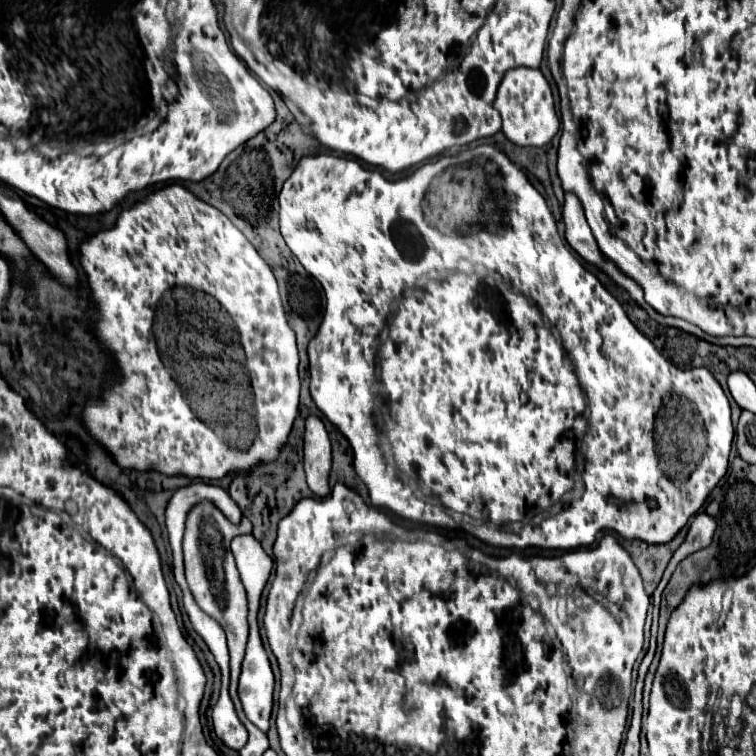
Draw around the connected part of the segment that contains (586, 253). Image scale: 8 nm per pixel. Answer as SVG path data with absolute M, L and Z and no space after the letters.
M565 195L565 205L563 205L563 219L565 219L565 239L567 243L589 263L595 263L599 269L603 269L619 287L627 289L631 293L631 299L637 301L645 311L653 311L653 307L649 307L645 303L643 291L639 287L639 283L633 283L633 279L625 277L623 271L619 271L619 267L615 263L609 263L609 259L605 259L605 255L601 255L601 249L597 247L597 241L593 239L593 233L589 231L589 223L585 223L585 215L581 211L581 203L577 203L575 195Z

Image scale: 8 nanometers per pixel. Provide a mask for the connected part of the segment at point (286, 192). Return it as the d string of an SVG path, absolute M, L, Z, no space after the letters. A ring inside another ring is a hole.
M479 145L479 147L475 147L475 151L471 151L471 149L469 149L469 151L463 151L463 153L459 153L459 155L445 155L445 157L441 157L441 159L439 159L439 161L437 161L437 163L427 163L427 165L423 165L423 167L419 167L419 169L417 169L417 171L415 171L415 173L413 173L413 175L411 175L411 177L407 177L407 179L397 179L397 181L389 181L389 179L385 179L385 177L383 177L383 175L381 175L381 171L375 171L375 169L365 169L365 167L363 167L363 165L359 165L359 161L355 161L355 159L341 159L341 157L335 157L335 155L317 155L317 157L303 157L303 159L301 159L301 161L299 161L299 165L297 165L297 167L295 167L295 171L293 171L293 173L291 173L291 177L289 177L289 179L287 179L287 181L285 181L285 185L283 185L283 189L281 189L281 195L279 195L279 205L281 205L281 211L279 211L279 217L281 217L281 235L283 235L283 239L285 239L285 243L287 243L287 245L289 245L289 249L291 249L291 251L293 251L293 253L295 253L295 255L297 255L297 259L299 259L299 261L301 261L301 265L303 265L303 267L305 267L305 269L307 269L307 273L309 273L309 275L311 275L311 277L315 277L315 279L317 279L317 281L319 281L319 283L321 283L321 285L323 285L323 289L325 289L325 297L327 297L327 307L325 307L325 317L323 317L323 323L321 323L321 327L319 327L319 331L317 331L317 335L315 335L315 337L313 337L313 339L311 339L311 341L309 341L309 373L311 373L311 397L313 397L313 401L315 401L315 405L317 405L317 407L319 407L319 409L321 409L321 411L323 411L323 413L325 413L325 415L327 415L327 419L329 419L329 421L331 421L331 423L333 423L333 425L335 425L335 427L337 427L337 429L339 429L339 431L341 431L341 433L343 433L343 435L345 435L345 437L347 437L347 439L349 439L349 443L351 443L351 447L353 447L353 453L355 453L355 461L353 461L353 463L355 463L355 471L357 471L357 475L359 475L359 477L361 477L361 479L363 479L363 481L365 481L365 485L367 485L367 489L369 489L369 497L371 497L371 501L373 501L373 505L375 505L375 507L387 507L387 509L391 509L391 511L393 511L393 513L397 513L397 515L401 515L401 517L405 517L405 519L409 519L409 521L413 521L413 523L427 523L427 525L437 525L437 527L445 527L445 529L459 529L459 527L463 527L463 521L461 521L461 523L459 523L459 521L455 521L455 519L453 519L453 517L451 517L451 515L449 515L449 513L447 513L447 509L449 509L449 511L453 511L453 513L463 513L463 515L471 515L471 517L473 517L473 519L477 519L477 521L483 521L483 523L477 523L477 521L471 521L471 523L473 523L473 525L471 525L471 523L469 523L469 527L471 527L471 529L475 529L475 537L479 537L479 539L481 539L481 537L483 537L483 539L481 539L481 541L485 541L485 543L489 543L489 545L497 545L497 547L517 547L517 549L525 549L525 547L543 547L543 549L577 549L577 547L587 547L587 545L591 545L591 543L593 543L593 541L595 541L595 535L597 535L597 533L599 533L599 531L601 531L601 529L615 529L615 531L617 531L617 533L619 533L619 535L623 535L623 537L625 537L625 539L643 539L643 541L647 541L647 543L667 543L667 541L671 541L671 539L673 539L673 537L675 537L675 535L677 535L677 531L679 531L679 529L681 529L681 527L685 527L685 525L687 525L687 521L689 521L689 517L691 517L691 515L695 515L695 513L697 513L697 511L699 511L699 507L701 507L701 505L703 505L703 501L705 501L705 499L707 499L707 495L709 495L709 493L711 493L711 489L713 489L713 487L715 487L715 485L717 485L717 481L719 481L719 479L721 479L721 477L723 477L723 475L725 475L725 471L727 471L727 459L729 459L729 453L731 453L731 445L733 445L733 437L735 437L735 429L733 429L733 423L731 423L731 405L729 405L729 399L727 399L727 395L725 395L725 391L723 391L723 387L721 387L721 385L719 385L719 381L717 381L717 379L715 379L715 375L713 375L713 373L711 373L711 371L709 371L709 369L705 369L705 367L701 367L701 369L689 369L689 371L681 371L681 369L679 369L679 367L675 367L675 365L673 365L673 363L671 363L671 361L667 361L667 359L665 359L665 357L663 357L663 355L661 355L661 353L659 353L659 351L657 351L657 349L655 349L655 345L653 345L653 343L651 343L651 341L649 341L649 339L647 339L647 337L645 337L645 335L643 335L643 333L641 333L641 331L639 331L639 329L637 329L637 327L635 327L635 325L633 325L633 323L631 323L631 321L629 321L629 317L627 317L627 313L625 313L625 311L623 311L623 307L621 307L621 303L619 303L619 301L617 301L617 299L615 299L615 297L613 297L613 295L611 295L611 293L609 293L609 291L607 291L607 289L605 289L605 287L603 287L603 285L601 285L601 281L599 281L599 279L597 279L597 277L595 277L595 275L593 275L593 273L589 273L589 271L587 271L587 269L585 269L585 267L583 267L583 265L581 265L581 261L579 261L579 259L577 259L577 257L575 257L575 255L573 255L573 251L571 251L571 249L567 249L567 247L565 247L565 242L564 242L564 240L563 240L563 239L562 239L562 238L561 238L561 236L560 236L560 235L559 235L559 233L558 233L558 229L557 229L557 227L555 227L555 219L553 219L553 215L551 215L551 211L549 211L549 207L547 207L547 201L545 201L545 197L543 197L543 195L541 195L541 193L539 193L539 191L537 191L537 189L535 189L535 187L533 187L533 185L531 185L531 181L529 181L529 177L527 177L527 175L525 175L525 173L523 173L523 169L521 169L521 167L517 167L517 165L513 165L513 163L511 163L511 161L509 161L509 159L507 159L507 157L505 157L505 153L501 153L501 151L499 151L499 149L495 149L495 147L491 147L491 145ZM475 159L485 159L485 161L493 161L493 163L495 163L495 165L497 165L497 167L499 167L499 171L501 171L501 173L503 173L503 177L505 177L505 193L507 193L507 207L505 207L505 211L503 211L503 217L501 217L501 225L499 225L499 231L490 231L490 230L489 230L489 229L488 229L488 228L484 228L484 229L482 229L482 233L471 233L471 235L465 235L465 234L463 234L463 235L462 235L462 234L459 234L459 233L451 233L451 235L445 235L445 233L441 233L441 231L439 231L439 229L435 229L435 227L431 227L431 225L429 225L429 223L427 223L427 221L425 221L425 215L423 215L423 201L425 201L425 195L427 195L427 191L429 191L429 187L431 187L431 181L433 181L433 179L435 179L435 177L439 177L439 175L441 175L441 173L443 173L443 171L445 171L445 169L447 169L447 167L457 167L457 165L461 165L461 163L469 163L469 161L475 161ZM490 271L497 271L497 272L496 272L496 274L499 274L499 275L501 275L501 277L503 277L503 279L509 279L509 283L511 283L511 285L513 285L513 287L517 287L517 291L515 291L515 289L513 289L513 287L511 287L511 291L499 291L499 289L495 289L495 287L493 287L493 289L489 289L489 287L487 287L487 289L485 289L485 295L484 295L484 293L483 293L483 292L482 292L482 291L481 291L481 287L484 287L484 286L486 286L486 285L487 285L487 284L488 284L488 283L487 283L487 278L488 278L488 277L487 277L487 272L490 272ZM487 293L495 293L495 295L497 295L497 299L493 299L493 297L491 297L491 299L489 299L489 295L487 295ZM478 294L481 294L481 295L482 295L482 294L483 294L483 295L484 295L484 296L485 296L485 302L484 302L484 301L483 301L483 300L481 300L481 301L480 301L480 300L479 300L479 299L481 299L481 297L477 297L477 296L478 296ZM402 295L403 295L403 301L401 301L401 305L399 305L399 311L397 311L397 313L393 313L393 311L394 311L394 310L393 310L393 308L392 308L392 307L393 307L393 306L392 306L392 305L393 305L393 301L394 301L394 307L398 307L398 306L397 306L397 305L398 305L398 304L397 304L397 301L398 301L398 299L399 299L399 298L400 298L400 297L401 297L401 296L402 296ZM383 329L385 329L385 331L387 331L387 333L383 333L383 345L381 345L381 351L379 351L379 355L377 355L377 349L379 349L379 345L380 345L380 340L379 340L379 335L381 335L381 331L383 331ZM585 403L589 403L589 429L587 429L587 419L585 419L585 409L587 409L587 405L585 405ZM583 435L585 435L585 437L587 437L587 439L589 439L589 441L587 441L587 443L589 443L589 445L587 445L587 449L585 449L585 461L580 461L580 466L581 466L581 467L583 467L583 466L584 466L584 464L585 464L585 463L587 463L587 467L585 467L585 475L583 475L583 481L585 481L585 491L583 491L583 495L581 495L581 497L579 497L579 499L577 499L577 501L573 501L573 503L571 503L571 505L565 505L565 507L563 507L563 509L561 509L561 511L559 511L559 513L557 513L557 515L549 515L549 517L545 517L545 519L543 519L543 521L541 521L541 523L539 523L539 525L533 525L533 523L527 523L527 519L525 519L525 517L529 517L529 515L531 515L531 517L533 517L533 513L527 513L527 511L545 511L545 509L549 509L549 505L551 505L551 503L553 503L553 501L559 501L559 499L561 499L561 497L563 497L563 493L565 493L565 491L567 491L567 489L571 489L571 485L573 485L573 479L571 479L571 477L569 477L569 471L573 471L573 467L575 467L575 453L577 453L577 451L579 451L579 441L581 441L581 439L583 439ZM687 457L689 457L689 463L691 463L691 461L693 461L693 465L695 465L695 459L697 459L697 465L695 465L695 469L693 469L693 471L691 471L691 473L689 473L689 477L687 477L687 479L683 479L683 481L679 481L679 477L683 477L683 475L685 475L685 467L689 467L689 465L687 465ZM401 473L405 473L405 475L407 475L407 477L409 477L409 479L411 479L411 481L415 481L415 483L417 483L417 485L419 485L419 487L421 487L421 489L419 489L419 487L411 487L411 485L407 485L407 483L405 483L405 481L404 481L404 480L403 480L403 475L402 475L402 474L401 474ZM421 491L423 491L423 495L425 495L425 497L427 497L427 501L431 501L431 503L437 503L437 501L441 501L441 505L431 505L431 503L425 503L425 501L423 501L423 495L421 495ZM515 521L525 521L525 525L521 525L521 529L519 529L519 533L509 533L509 531L505 531L505 527L501 527L501 525L507 525L507 523L515 523Z

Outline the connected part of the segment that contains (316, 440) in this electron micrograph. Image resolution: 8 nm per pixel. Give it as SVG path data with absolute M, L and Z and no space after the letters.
M317 415L305 419L305 473L309 489L317 497L329 493L329 469L331 469L331 443L323 421Z

